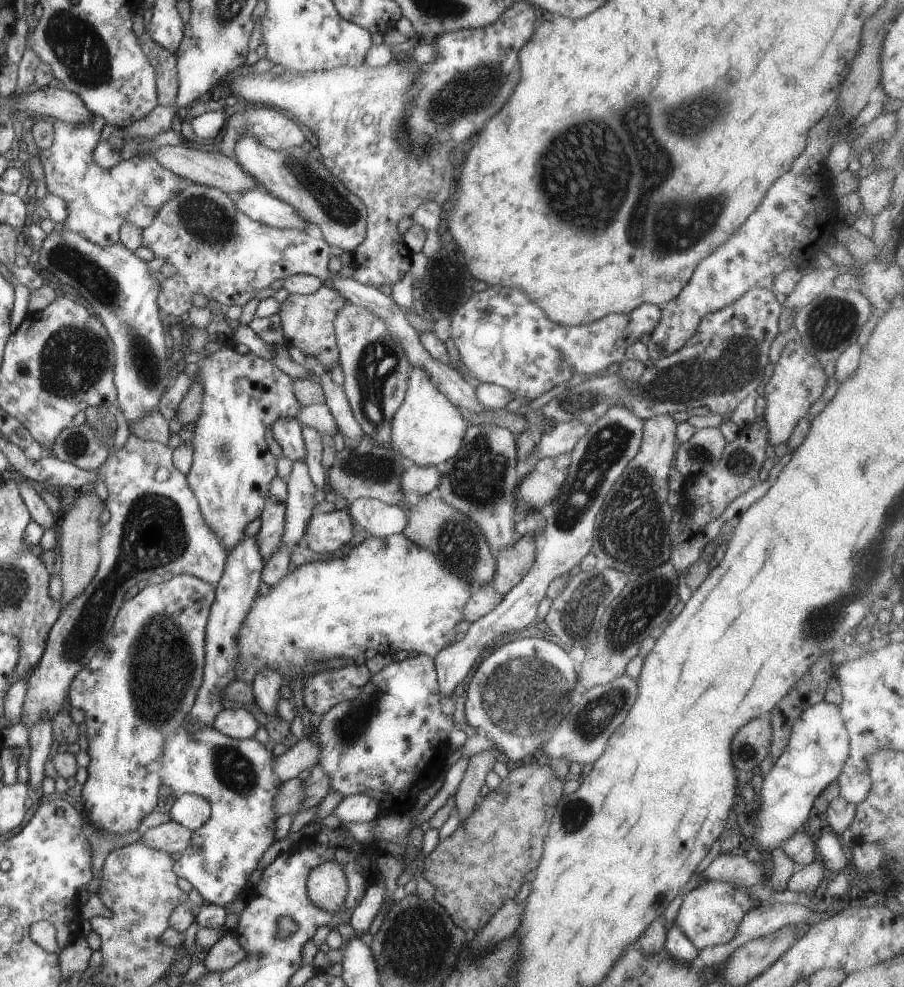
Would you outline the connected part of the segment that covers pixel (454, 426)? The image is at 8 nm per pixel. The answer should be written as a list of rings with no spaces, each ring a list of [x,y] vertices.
[[[421,367],[410,369],[404,399],[392,414],[390,446],[399,451],[413,465],[437,466],[451,458],[461,448],[467,425],[456,406],[441,394]]]

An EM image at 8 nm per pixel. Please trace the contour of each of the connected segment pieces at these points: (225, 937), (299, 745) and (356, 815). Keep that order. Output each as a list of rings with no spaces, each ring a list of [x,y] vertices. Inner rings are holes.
[[[227,931],[206,950],[203,964],[207,971],[224,971],[245,955],[246,952],[239,946],[238,940],[235,940],[231,931]]]
[[[307,735],[296,741],[290,741],[290,748],[284,754],[274,757],[274,775],[283,781],[296,777],[305,768],[318,764],[320,746],[313,743]]]
[[[365,793],[343,797],[332,811],[341,822],[372,822],[377,818],[377,804]]]

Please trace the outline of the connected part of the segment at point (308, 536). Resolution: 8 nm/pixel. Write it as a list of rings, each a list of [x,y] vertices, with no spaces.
[[[341,509],[329,513],[314,511],[306,524],[303,540],[315,552],[332,553],[346,546],[355,530],[350,516]]]

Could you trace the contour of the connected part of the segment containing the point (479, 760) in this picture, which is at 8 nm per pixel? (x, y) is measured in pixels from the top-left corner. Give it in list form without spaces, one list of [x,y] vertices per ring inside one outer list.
[[[495,747],[468,758],[467,766],[454,795],[454,806],[458,810],[460,824],[473,810],[478,796],[485,790],[485,774],[495,763],[495,758],[490,752],[492,750],[495,751]]]

